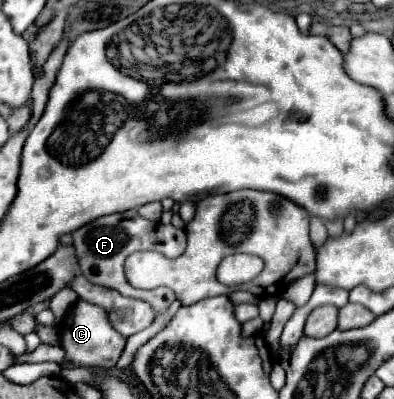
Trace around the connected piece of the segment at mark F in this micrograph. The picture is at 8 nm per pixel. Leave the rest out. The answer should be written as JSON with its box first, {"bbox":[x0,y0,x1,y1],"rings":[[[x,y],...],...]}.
{"bbox":[72,210,186,314],"rings":[[[128,210],[128,212],[120,212],[120,214],[112,214],[112,216],[102,216],[98,220],[92,220],[84,228],[76,230],[72,234],[72,238],[74,238],[76,256],[80,260],[82,276],[86,276],[92,284],[114,288],[122,296],[140,298],[140,300],[152,304],[156,314],[164,314],[168,310],[168,306],[176,300],[176,296],[174,296],[174,292],[170,288],[138,290],[138,288],[130,286],[128,280],[126,280],[126,274],[124,274],[124,260],[132,252],[138,252],[138,250],[154,250],[154,252],[164,254],[166,258],[178,258],[184,252],[184,248],[186,248],[186,234],[184,234],[184,230],[178,230],[174,226],[164,226],[160,222],[150,222],[150,220],[142,218],[142,216],[138,216],[136,210]]]}

